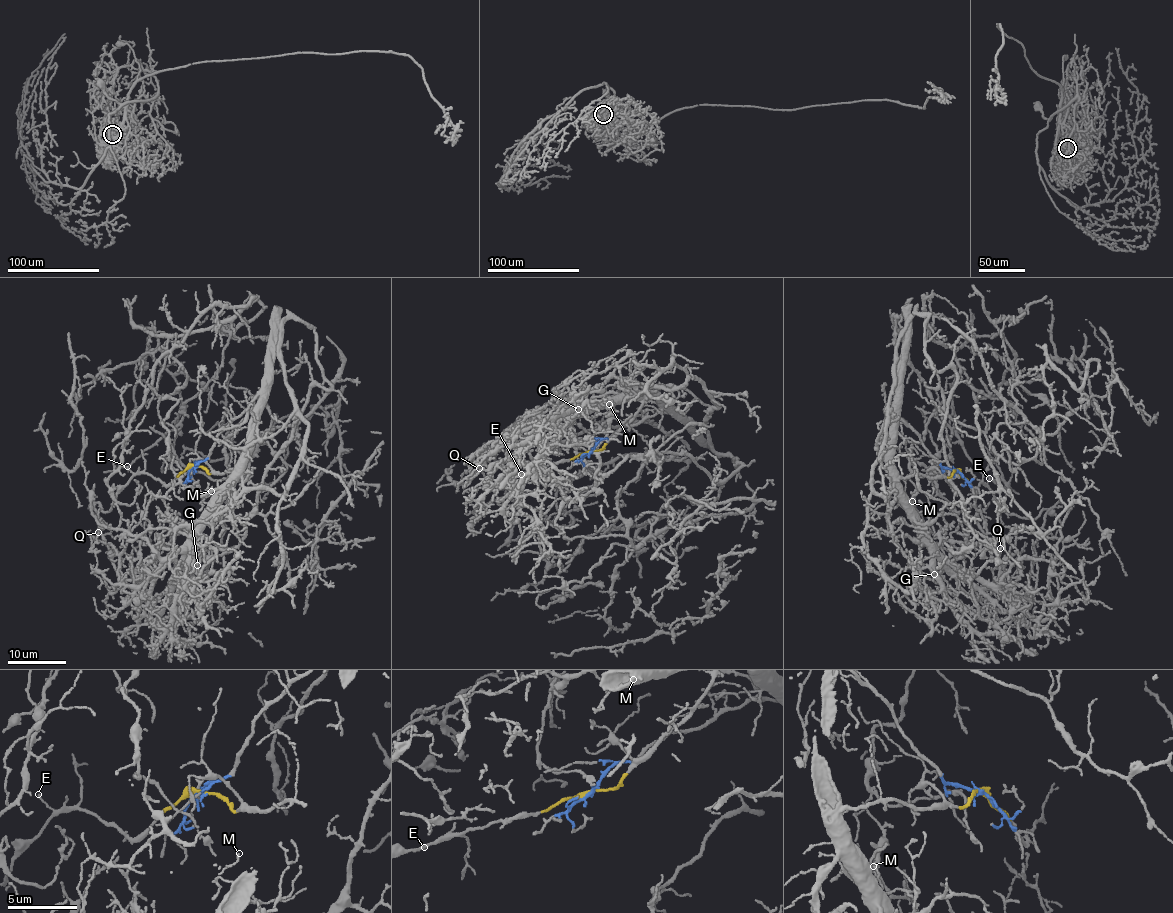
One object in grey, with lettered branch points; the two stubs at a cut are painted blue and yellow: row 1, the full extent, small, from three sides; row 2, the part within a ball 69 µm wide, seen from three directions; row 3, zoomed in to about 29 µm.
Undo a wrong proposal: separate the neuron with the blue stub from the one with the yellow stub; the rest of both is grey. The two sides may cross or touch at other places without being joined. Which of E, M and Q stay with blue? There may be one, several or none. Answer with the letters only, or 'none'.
M, Q

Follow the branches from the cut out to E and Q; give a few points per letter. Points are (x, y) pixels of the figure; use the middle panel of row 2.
E: (589, 451), (527, 470), (522, 474)
Q: (589, 451), (661, 403), (629, 391), (592, 402), (486, 443), (472, 454), (479, 469)

